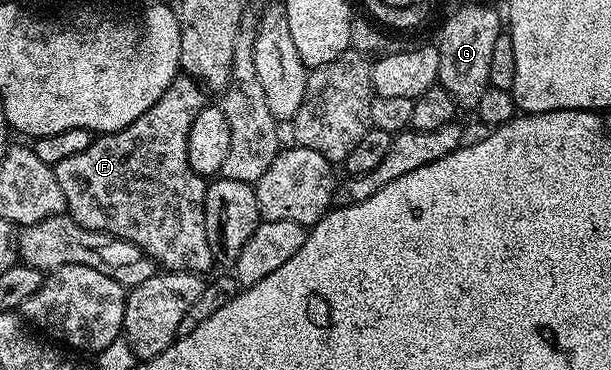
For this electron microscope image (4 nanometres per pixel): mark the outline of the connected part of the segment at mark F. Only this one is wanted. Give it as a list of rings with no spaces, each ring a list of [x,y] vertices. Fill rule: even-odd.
[[[179,77],[169,86],[167,93],[163,93],[163,97],[159,97],[159,101],[155,101],[155,105],[151,105],[151,109],[147,109],[147,113],[143,113],[143,117],[135,117],[135,121],[131,121],[131,125],[118,131],[98,134],[93,143],[87,145],[87,149],[83,149],[83,153],[74,153],[71,157],[52,164],[55,181],[59,181],[59,189],[63,189],[67,214],[87,229],[105,231],[123,241],[131,241],[131,245],[139,245],[139,249],[143,249],[143,253],[147,253],[153,258],[154,264],[161,266],[162,263],[162,268],[165,271],[189,271],[192,275],[204,276],[205,271],[215,267],[211,245],[207,245],[207,221],[205,220],[205,188],[207,183],[202,176],[195,173],[195,169],[191,169],[191,161],[187,161],[187,137],[191,133],[191,121],[195,121],[195,117],[199,117],[199,113],[203,113],[203,109],[207,105],[205,95],[207,96],[206,88],[202,87],[196,79]]]

